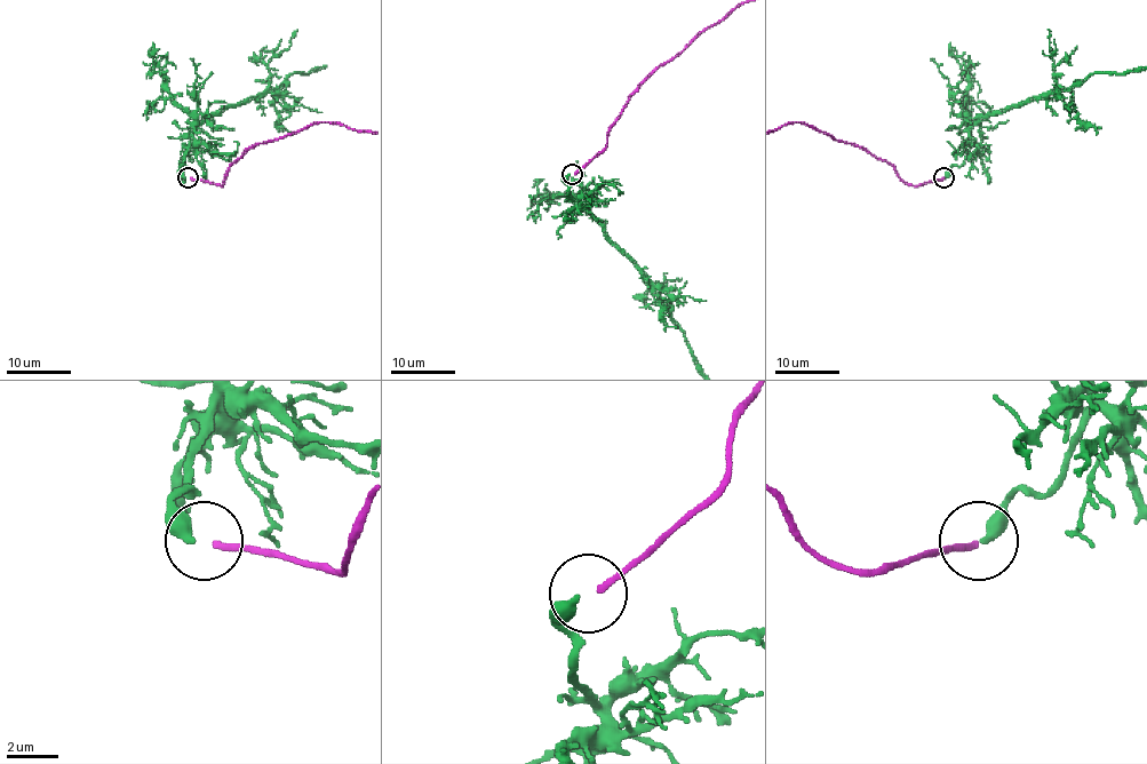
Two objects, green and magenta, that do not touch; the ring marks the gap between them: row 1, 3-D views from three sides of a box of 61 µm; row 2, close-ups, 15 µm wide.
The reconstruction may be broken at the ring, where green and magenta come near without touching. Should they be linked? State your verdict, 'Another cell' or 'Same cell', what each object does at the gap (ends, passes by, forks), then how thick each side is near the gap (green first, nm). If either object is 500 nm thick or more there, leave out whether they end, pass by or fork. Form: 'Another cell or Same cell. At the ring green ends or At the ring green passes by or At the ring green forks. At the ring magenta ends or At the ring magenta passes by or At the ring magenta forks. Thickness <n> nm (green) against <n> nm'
Same cell. At the ring green ends. At the ring magenta ends. Thickness 400 nm (green) against 240 nm

